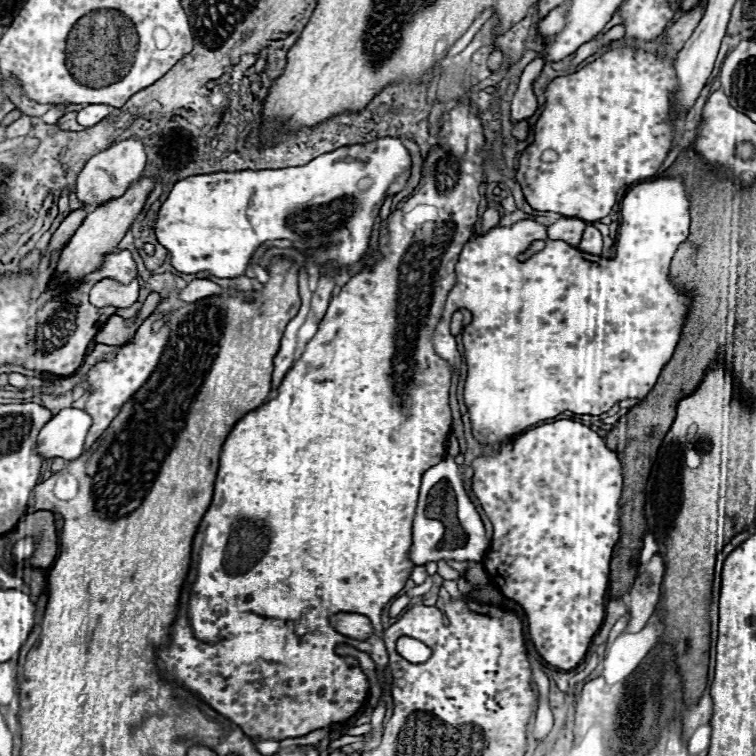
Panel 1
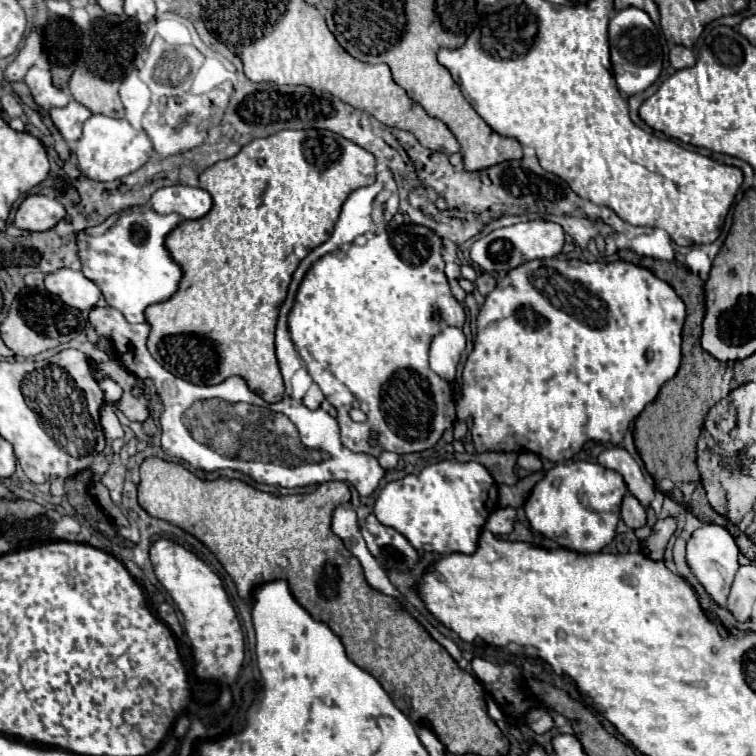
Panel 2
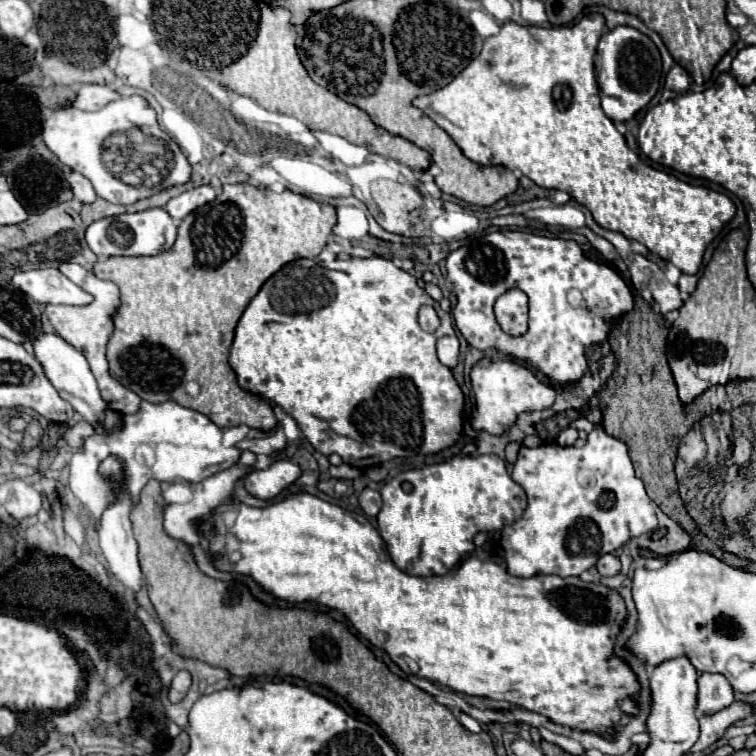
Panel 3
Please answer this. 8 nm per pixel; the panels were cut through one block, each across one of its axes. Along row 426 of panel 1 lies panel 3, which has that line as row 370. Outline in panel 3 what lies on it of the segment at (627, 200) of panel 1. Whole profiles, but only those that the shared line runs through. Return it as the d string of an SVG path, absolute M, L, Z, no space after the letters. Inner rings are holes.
M482 358L472 368L470 380L472 380L476 403L474 419L478 420L478 425L472 426L476 430L483 430L488 434L494 434L494 436L500 436L508 428L512 428L520 412L550 408L556 398L556 390L548 382L538 378L528 366L524 366L516 360L510 360L510 358L504 358L500 362L492 362L490 358Z

